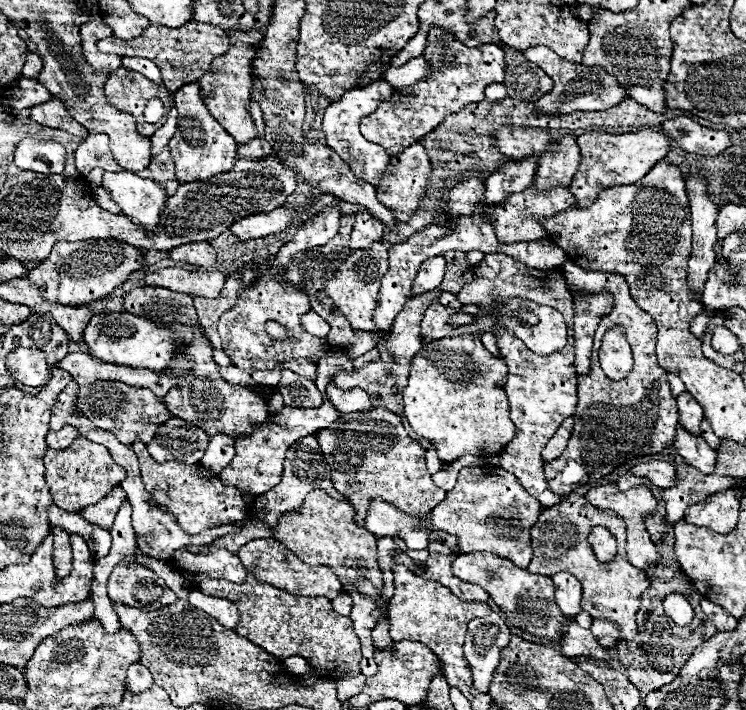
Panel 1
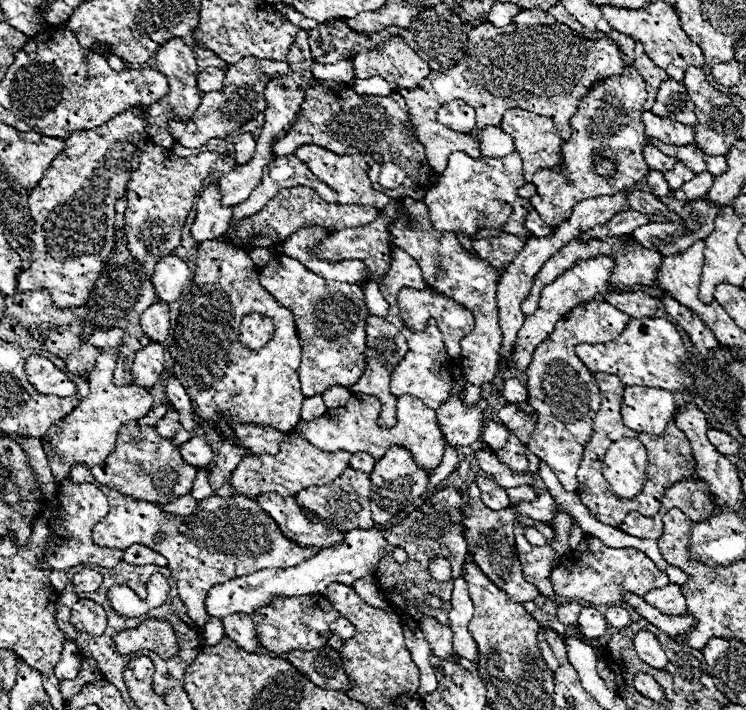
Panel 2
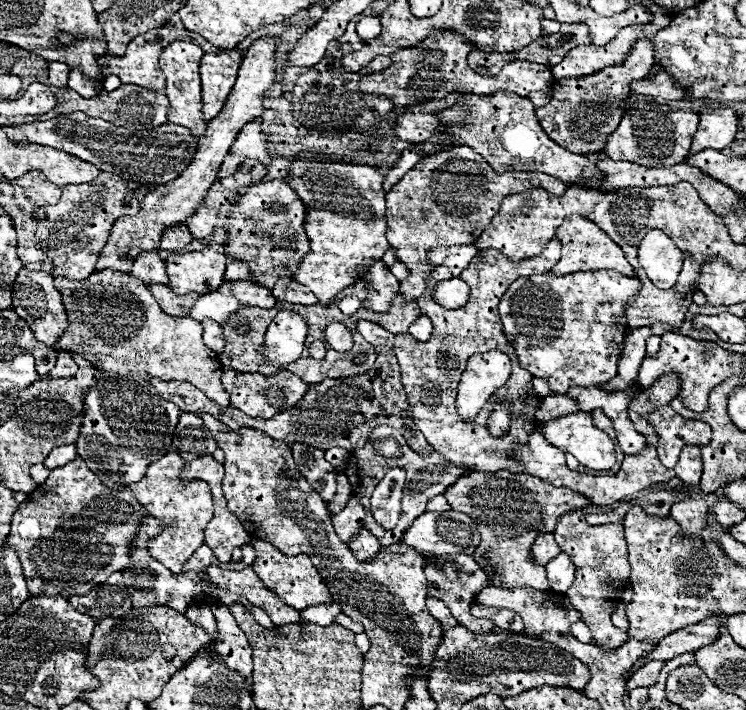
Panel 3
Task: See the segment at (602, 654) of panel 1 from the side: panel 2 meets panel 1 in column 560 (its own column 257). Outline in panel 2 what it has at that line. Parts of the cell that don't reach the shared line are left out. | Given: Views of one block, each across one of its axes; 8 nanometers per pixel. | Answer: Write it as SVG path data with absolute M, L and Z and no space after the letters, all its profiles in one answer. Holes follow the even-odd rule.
M234 614L234 616L226 616L222 618L226 636L232 638L240 648L244 648L246 652L258 652L260 644L256 638L256 626L254 620L246 614Z

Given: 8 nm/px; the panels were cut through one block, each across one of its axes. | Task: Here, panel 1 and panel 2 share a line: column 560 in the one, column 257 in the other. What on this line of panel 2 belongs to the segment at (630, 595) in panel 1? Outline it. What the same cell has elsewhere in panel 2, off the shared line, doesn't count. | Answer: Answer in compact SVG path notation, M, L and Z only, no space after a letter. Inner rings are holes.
M74 464L70 470L74 482L90 482L102 492L106 492L110 510L94 527L94 543L106 548L126 550L132 544L144 544L154 552L168 558L168 570L178 584L178 596L184 602L188 616L198 624L208 624L210 614L206 612L208 590L228 578L258 572L262 568L290 568L298 566L302 560L318 554L316 548L300 548L286 540L274 522L262 508L258 508L256 498L246 496L210 496L198 506L198 512L190 518L176 518L172 514L160 512L160 508L146 500L134 500L106 484L100 484L90 468L84 464Z

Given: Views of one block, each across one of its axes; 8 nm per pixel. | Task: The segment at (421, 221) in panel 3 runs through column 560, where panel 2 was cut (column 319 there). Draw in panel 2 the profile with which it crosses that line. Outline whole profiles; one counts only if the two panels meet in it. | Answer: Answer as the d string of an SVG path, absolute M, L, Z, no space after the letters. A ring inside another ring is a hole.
M288 154L288 156L276 158L274 162L268 164L268 168L264 170L264 176L262 176L262 184L250 194L248 200L244 200L242 204L238 204L234 208L234 218L230 222L230 228L234 228L238 220L262 210L266 206L266 202L272 200L282 188L292 188L292 186L314 188L322 196L322 200L336 202L334 190L328 188L326 184L322 184L302 160L298 160L294 154Z

